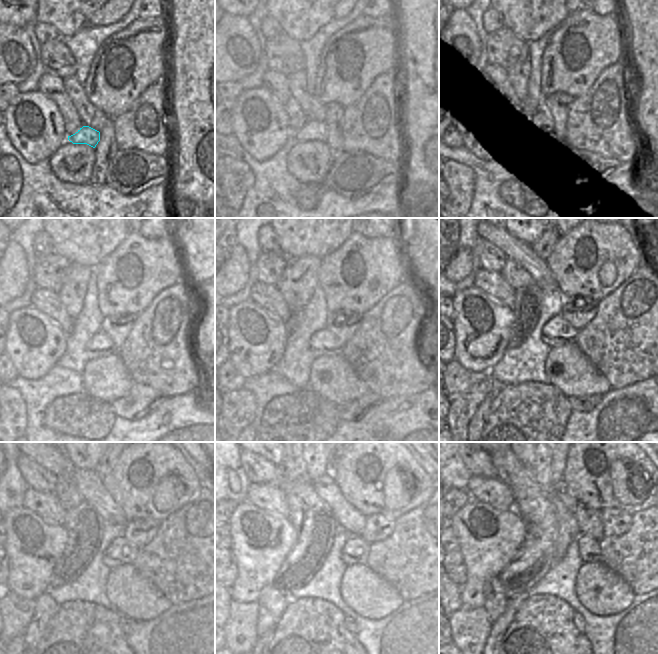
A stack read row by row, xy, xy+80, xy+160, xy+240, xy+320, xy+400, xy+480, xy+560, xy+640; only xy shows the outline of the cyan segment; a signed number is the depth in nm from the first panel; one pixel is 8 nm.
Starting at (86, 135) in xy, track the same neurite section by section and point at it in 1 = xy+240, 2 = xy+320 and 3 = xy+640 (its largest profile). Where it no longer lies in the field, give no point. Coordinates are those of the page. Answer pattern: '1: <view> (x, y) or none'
1: xy+240 (100, 341)
2: xy+320 (323, 339)
3: xy+640 (588, 547)

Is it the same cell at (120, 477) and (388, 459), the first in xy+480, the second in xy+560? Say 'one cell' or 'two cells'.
one cell

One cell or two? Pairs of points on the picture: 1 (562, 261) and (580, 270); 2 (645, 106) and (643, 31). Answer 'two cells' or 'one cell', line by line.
1: one cell
2: one cell

